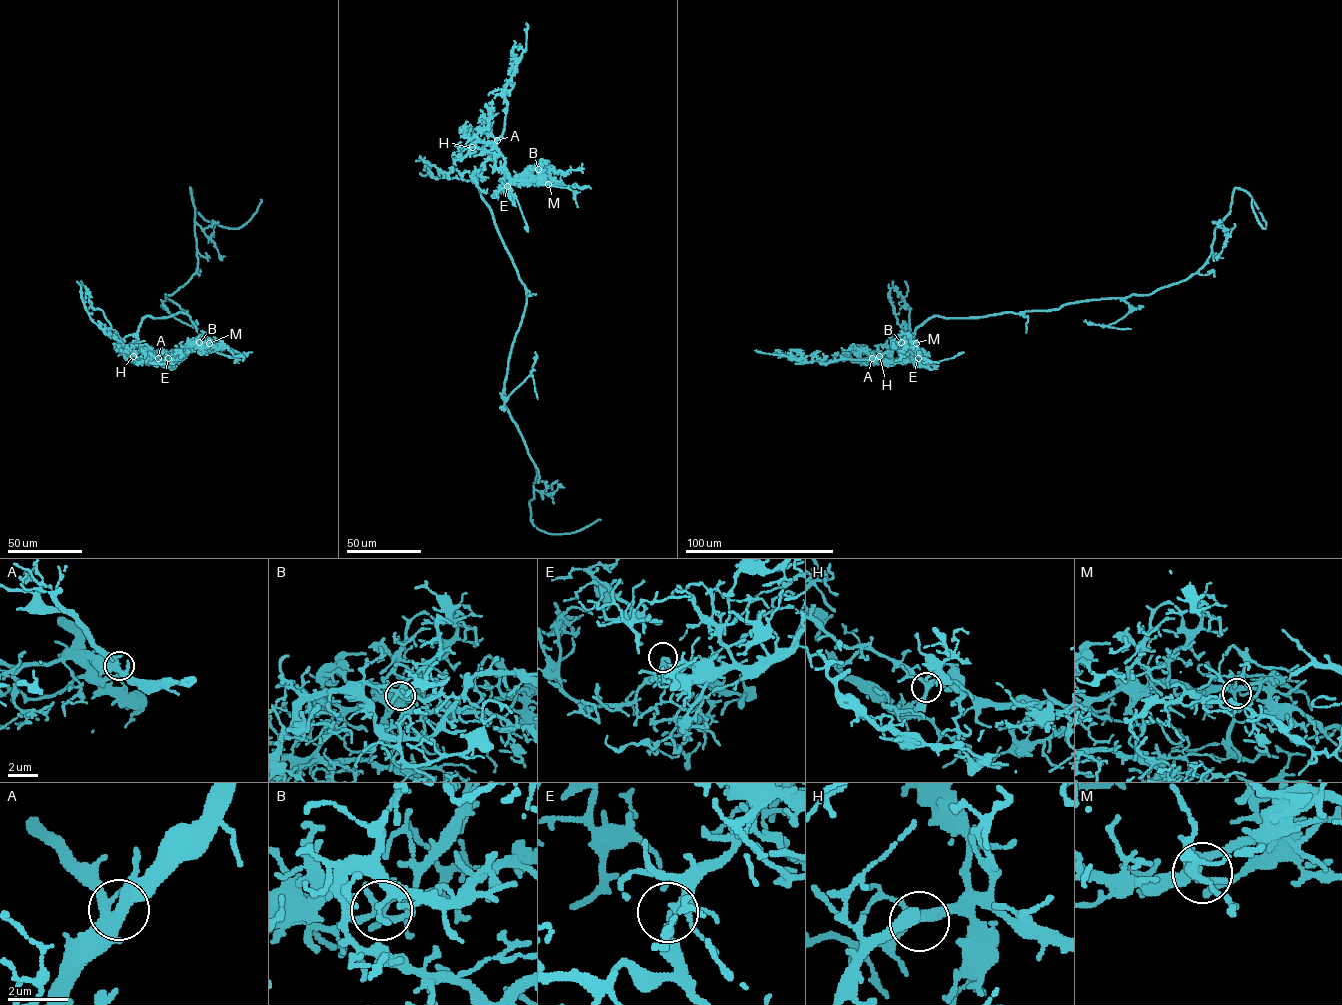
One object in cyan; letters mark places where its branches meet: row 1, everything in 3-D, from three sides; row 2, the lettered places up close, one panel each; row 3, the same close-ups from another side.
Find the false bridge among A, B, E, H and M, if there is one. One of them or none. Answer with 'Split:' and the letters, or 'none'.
Split: none

